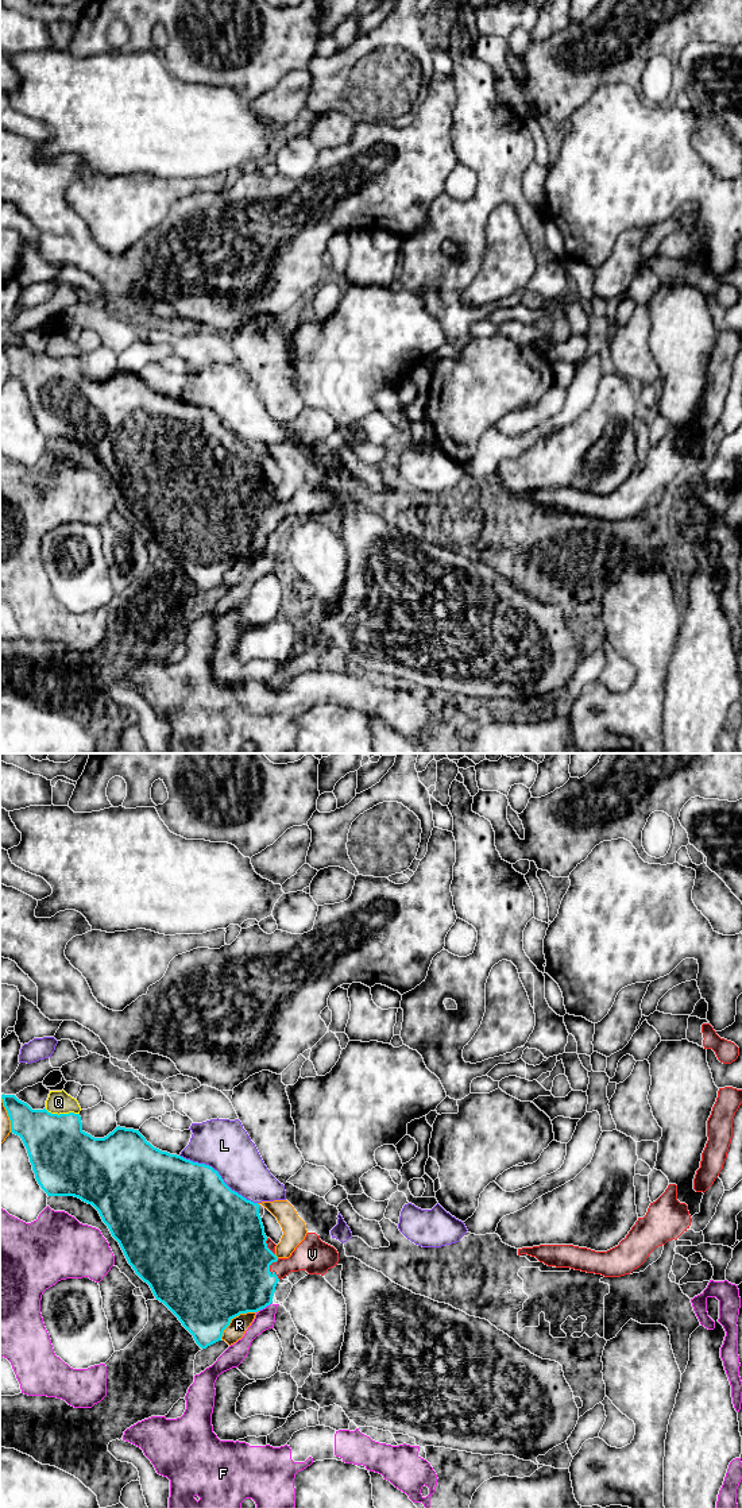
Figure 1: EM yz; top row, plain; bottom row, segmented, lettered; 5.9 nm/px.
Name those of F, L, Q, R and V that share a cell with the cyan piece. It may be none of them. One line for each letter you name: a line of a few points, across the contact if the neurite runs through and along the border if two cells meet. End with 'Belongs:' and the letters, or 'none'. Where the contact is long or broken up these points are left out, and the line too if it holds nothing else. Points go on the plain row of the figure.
Belongs: V

